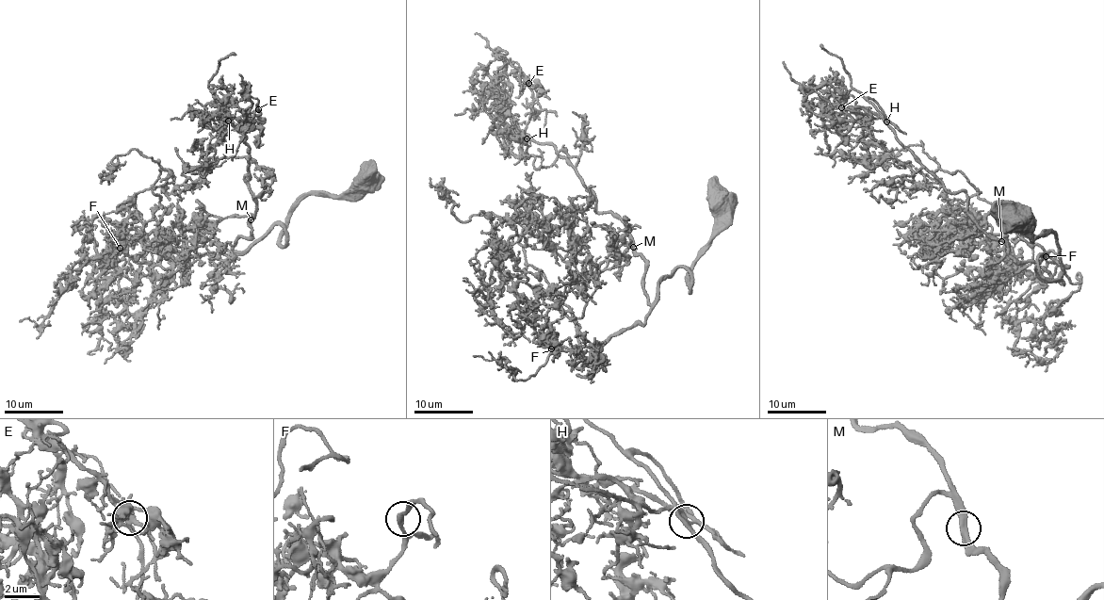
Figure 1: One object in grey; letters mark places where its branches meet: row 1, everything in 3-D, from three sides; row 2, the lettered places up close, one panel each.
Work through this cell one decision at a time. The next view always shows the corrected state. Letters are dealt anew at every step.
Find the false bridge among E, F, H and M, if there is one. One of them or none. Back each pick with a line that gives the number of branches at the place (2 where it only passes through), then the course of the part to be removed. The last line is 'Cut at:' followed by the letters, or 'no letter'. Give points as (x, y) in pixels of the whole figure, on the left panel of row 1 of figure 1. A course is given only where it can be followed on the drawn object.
Cut at: no letter

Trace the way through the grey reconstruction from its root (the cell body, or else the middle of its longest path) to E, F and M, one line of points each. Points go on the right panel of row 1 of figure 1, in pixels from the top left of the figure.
E: (1017, 221), (1051, 231), (1058, 279), (988, 235), (966, 193), (881, 118), (840, 108)
F: (1017, 221), (1051, 231), (1062, 276), (1047, 280), (1039, 255), (1036, 268), (1063, 283), (1065, 266), (1046, 256)
M: (1017, 221), (1051, 231), (1062, 276), (1047, 280), (1039, 255), (1042, 277), (1051, 276), (1000, 241)

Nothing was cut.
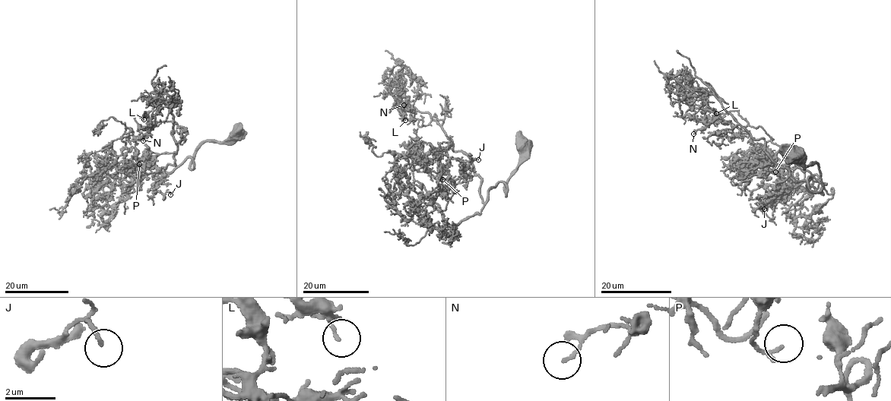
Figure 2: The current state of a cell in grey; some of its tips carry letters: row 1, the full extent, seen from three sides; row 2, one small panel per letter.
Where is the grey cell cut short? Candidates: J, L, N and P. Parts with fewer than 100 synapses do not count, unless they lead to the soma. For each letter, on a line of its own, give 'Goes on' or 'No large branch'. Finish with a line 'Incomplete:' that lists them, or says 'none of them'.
J: No large branch
L: No large branch
N: No large branch
P: Goes on
Incomplete: P

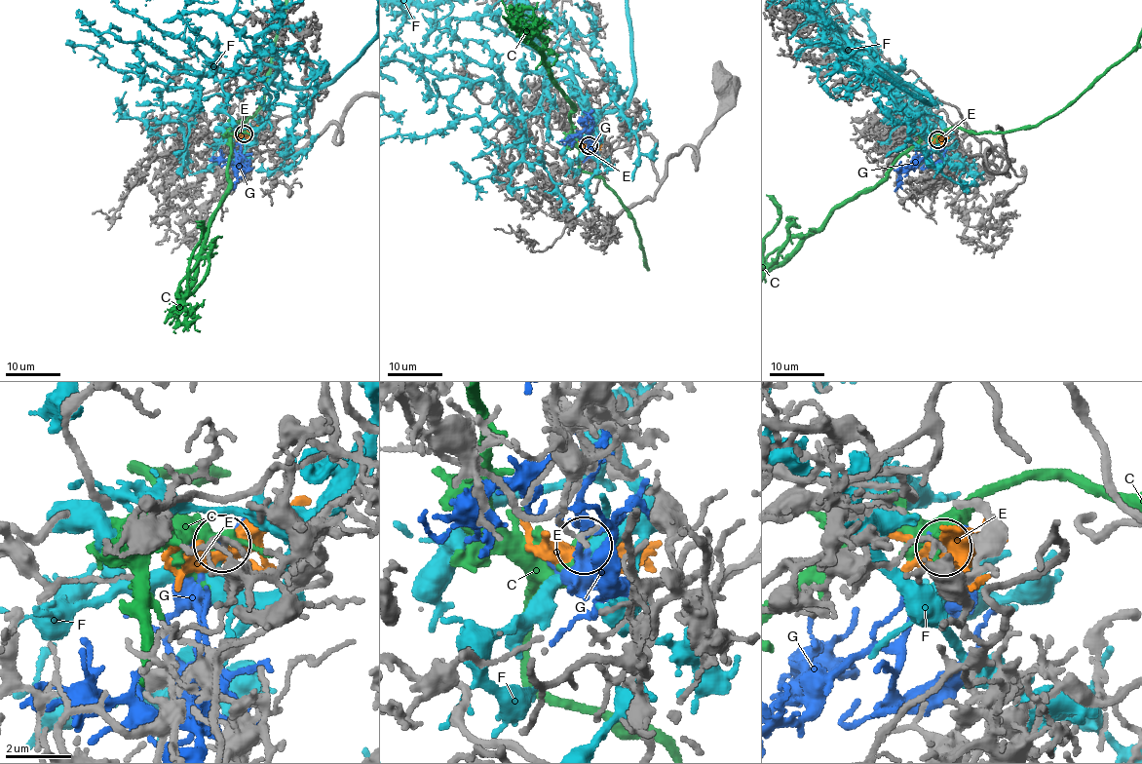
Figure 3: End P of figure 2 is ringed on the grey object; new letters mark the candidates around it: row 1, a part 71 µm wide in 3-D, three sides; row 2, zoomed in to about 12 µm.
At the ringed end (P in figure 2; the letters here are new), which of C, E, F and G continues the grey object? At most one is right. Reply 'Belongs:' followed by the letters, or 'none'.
Belongs: G

